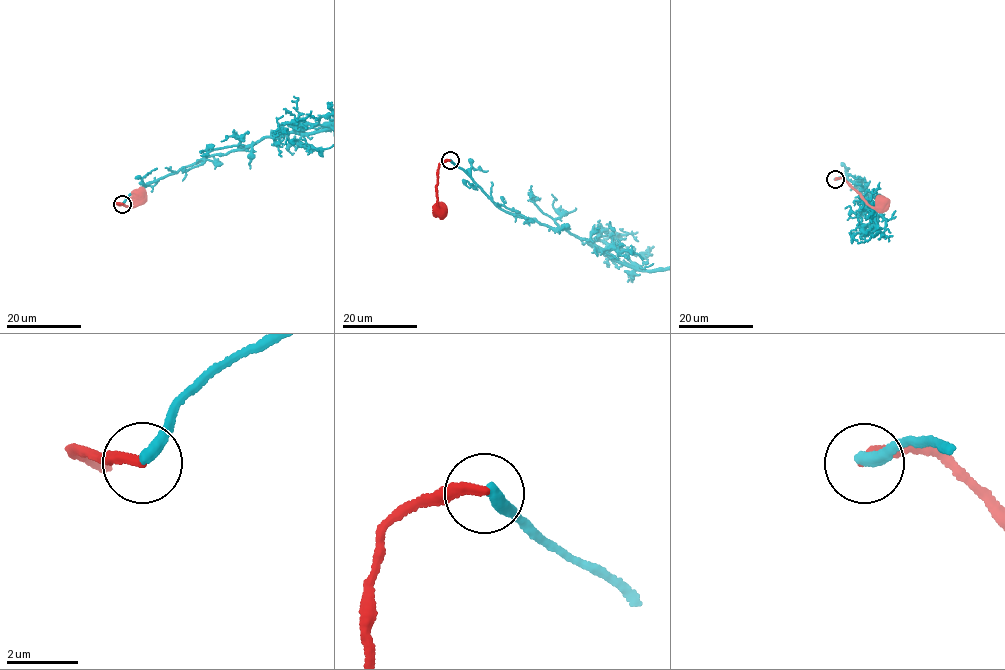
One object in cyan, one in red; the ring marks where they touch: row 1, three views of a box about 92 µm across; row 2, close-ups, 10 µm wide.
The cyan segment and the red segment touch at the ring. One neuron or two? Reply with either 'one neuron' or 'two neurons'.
two neurons

